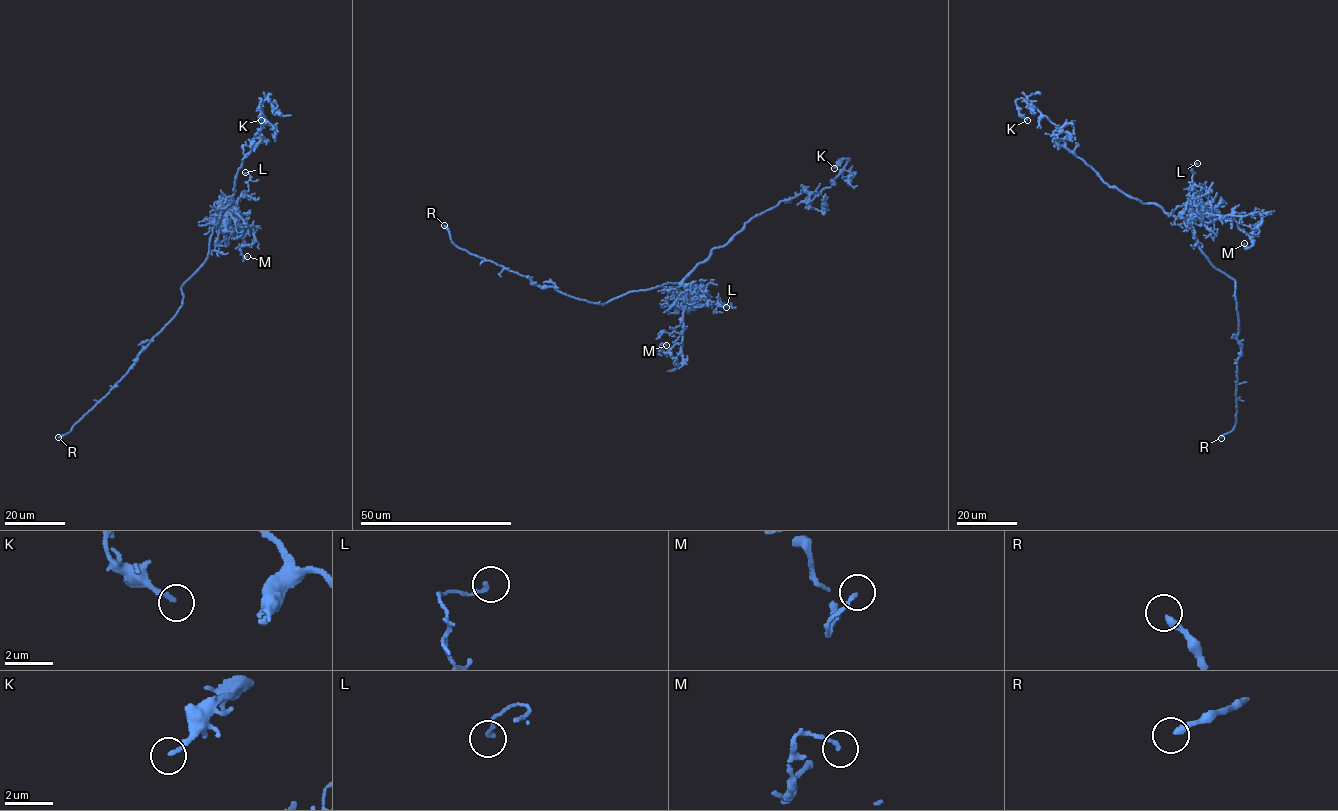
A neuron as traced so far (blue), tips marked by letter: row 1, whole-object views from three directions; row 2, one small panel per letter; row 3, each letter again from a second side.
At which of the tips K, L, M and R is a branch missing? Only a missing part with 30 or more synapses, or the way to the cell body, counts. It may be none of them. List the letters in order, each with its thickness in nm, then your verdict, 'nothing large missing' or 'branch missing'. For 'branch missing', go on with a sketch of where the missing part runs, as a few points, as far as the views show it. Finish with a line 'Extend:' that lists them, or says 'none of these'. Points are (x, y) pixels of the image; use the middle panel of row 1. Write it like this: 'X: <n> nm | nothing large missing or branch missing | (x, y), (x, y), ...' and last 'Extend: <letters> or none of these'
K: 200 nm | nothing large missing
L: 140 nm | nothing large missing
M: 130 nm | nothing large missing
R: 280 nm | branch missing | (444, 225), (418, 222), (414, 225)
Extend: R

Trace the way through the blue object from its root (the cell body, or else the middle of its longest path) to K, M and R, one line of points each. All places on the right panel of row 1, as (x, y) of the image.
K: (1192, 228), (1189, 219), (1110, 186), (1059, 144), (1067, 134), (1018, 98), (1019, 114), (1027, 120)
M: (1192, 228), (1189, 219), (1193, 214), (1258, 213), (1262, 223), (1253, 231), (1253, 244), (1246, 248), (1244, 243)
R: (1192, 228), (1211, 264), (1235, 281), (1241, 349), (1236, 418), (1221, 438)

